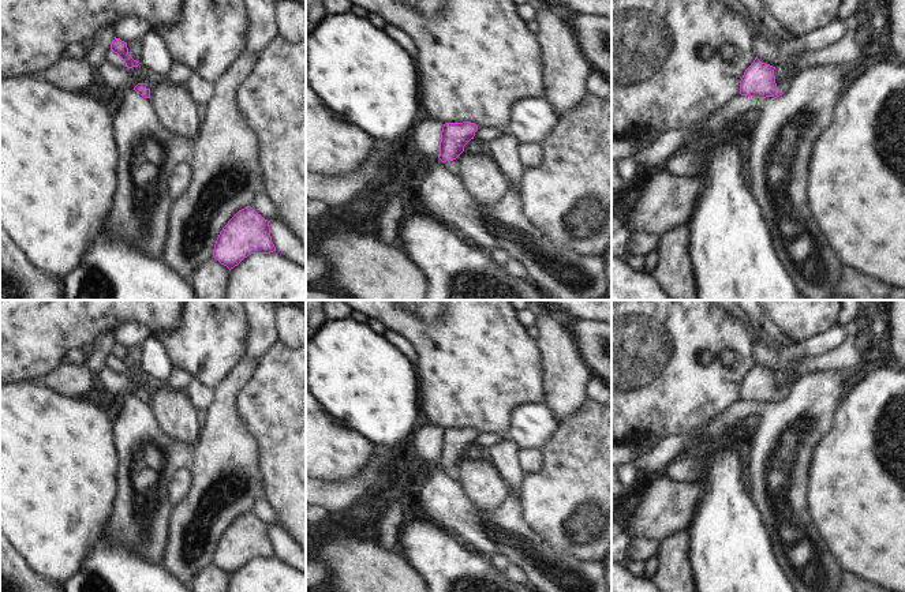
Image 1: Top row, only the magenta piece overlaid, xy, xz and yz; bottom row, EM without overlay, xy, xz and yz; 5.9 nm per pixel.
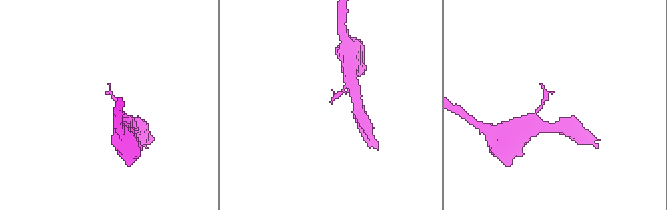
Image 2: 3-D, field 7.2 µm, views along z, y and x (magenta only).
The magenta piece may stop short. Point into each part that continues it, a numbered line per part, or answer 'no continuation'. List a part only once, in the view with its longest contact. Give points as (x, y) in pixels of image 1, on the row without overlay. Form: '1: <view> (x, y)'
1: xz (452, 471).

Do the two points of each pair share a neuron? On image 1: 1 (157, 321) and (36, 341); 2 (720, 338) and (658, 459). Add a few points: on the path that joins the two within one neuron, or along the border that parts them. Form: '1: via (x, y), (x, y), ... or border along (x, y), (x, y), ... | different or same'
1: via (127, 314), (66, 314) | same
2: border along (700, 426), (688, 433), (666, 435), (659, 441) | different

